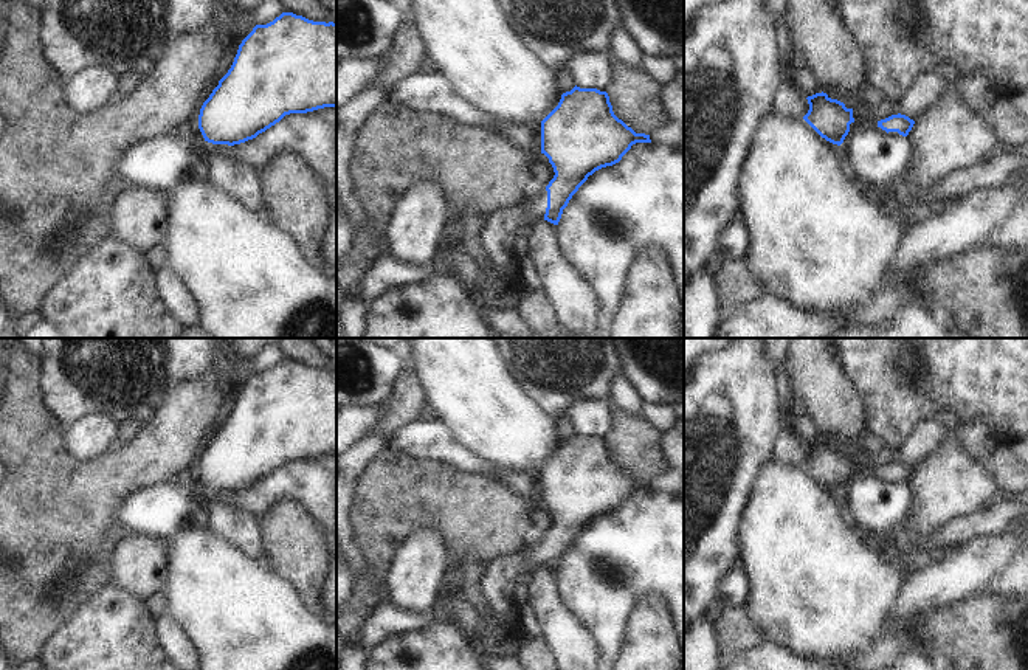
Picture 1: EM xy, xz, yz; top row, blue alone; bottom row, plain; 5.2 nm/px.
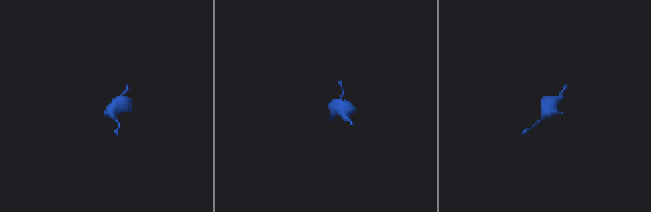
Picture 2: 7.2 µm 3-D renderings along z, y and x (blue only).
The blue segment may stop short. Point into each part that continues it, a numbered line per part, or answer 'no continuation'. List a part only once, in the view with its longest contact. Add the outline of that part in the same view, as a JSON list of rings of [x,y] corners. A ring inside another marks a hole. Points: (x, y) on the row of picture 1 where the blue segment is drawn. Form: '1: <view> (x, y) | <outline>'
1: xz (537, 203) | [[[535,188],[529,202],[527,208],[535,220],[544,219],[546,208],[547,208],[547,191],[544,188]]]

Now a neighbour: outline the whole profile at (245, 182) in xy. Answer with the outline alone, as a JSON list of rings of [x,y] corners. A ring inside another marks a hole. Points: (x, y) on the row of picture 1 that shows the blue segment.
[[[217,150],[209,154],[206,175],[234,194],[253,211],[265,212],[267,191],[262,172]]]

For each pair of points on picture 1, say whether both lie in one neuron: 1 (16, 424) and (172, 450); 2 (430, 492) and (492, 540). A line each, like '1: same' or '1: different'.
1: same
2: same

